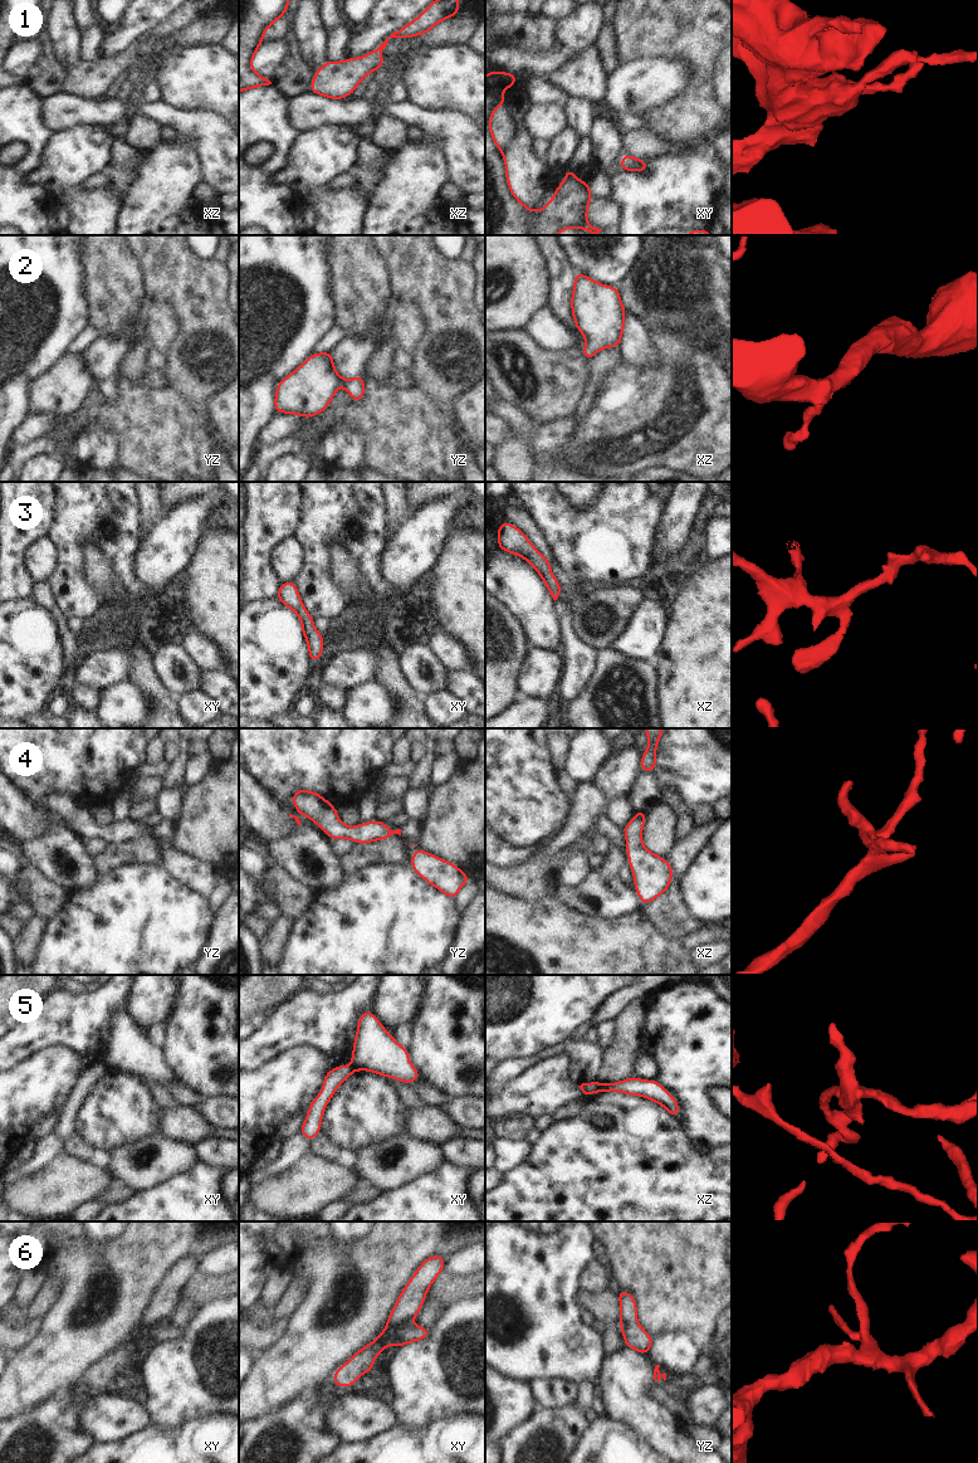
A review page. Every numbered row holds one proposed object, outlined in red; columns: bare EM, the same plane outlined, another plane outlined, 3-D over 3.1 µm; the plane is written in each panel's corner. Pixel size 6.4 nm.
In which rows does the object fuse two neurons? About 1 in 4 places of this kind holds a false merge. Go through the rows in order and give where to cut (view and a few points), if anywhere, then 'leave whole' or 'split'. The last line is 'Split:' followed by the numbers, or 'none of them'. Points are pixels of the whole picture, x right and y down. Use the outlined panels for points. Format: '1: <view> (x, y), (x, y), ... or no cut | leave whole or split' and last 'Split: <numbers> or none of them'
1: no cut | leave whole
2: no cut | leave whole
3: no cut | leave whole
4: no cut | leave whole
5: xz (600, 1083), (596, 1091) | split
6: no cut | leave whole
Split: 5

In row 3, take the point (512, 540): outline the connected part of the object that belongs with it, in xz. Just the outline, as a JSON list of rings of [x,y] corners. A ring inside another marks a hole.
[[[503,522],[498,528],[498,548],[519,555],[536,569],[556,601],[562,595],[561,585],[551,571],[551,561],[542,556],[527,536],[510,522]]]

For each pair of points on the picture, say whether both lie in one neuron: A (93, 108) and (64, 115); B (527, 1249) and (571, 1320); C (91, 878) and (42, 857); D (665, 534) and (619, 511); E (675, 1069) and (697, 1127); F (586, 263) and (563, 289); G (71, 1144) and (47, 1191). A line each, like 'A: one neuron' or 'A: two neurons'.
A: one neuron
B: one neuron
C: one neuron
D: two neurons
E: one neuron
F: two neurons
G: two neurons

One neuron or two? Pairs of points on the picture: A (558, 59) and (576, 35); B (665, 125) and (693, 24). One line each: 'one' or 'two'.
A: two
B: one

